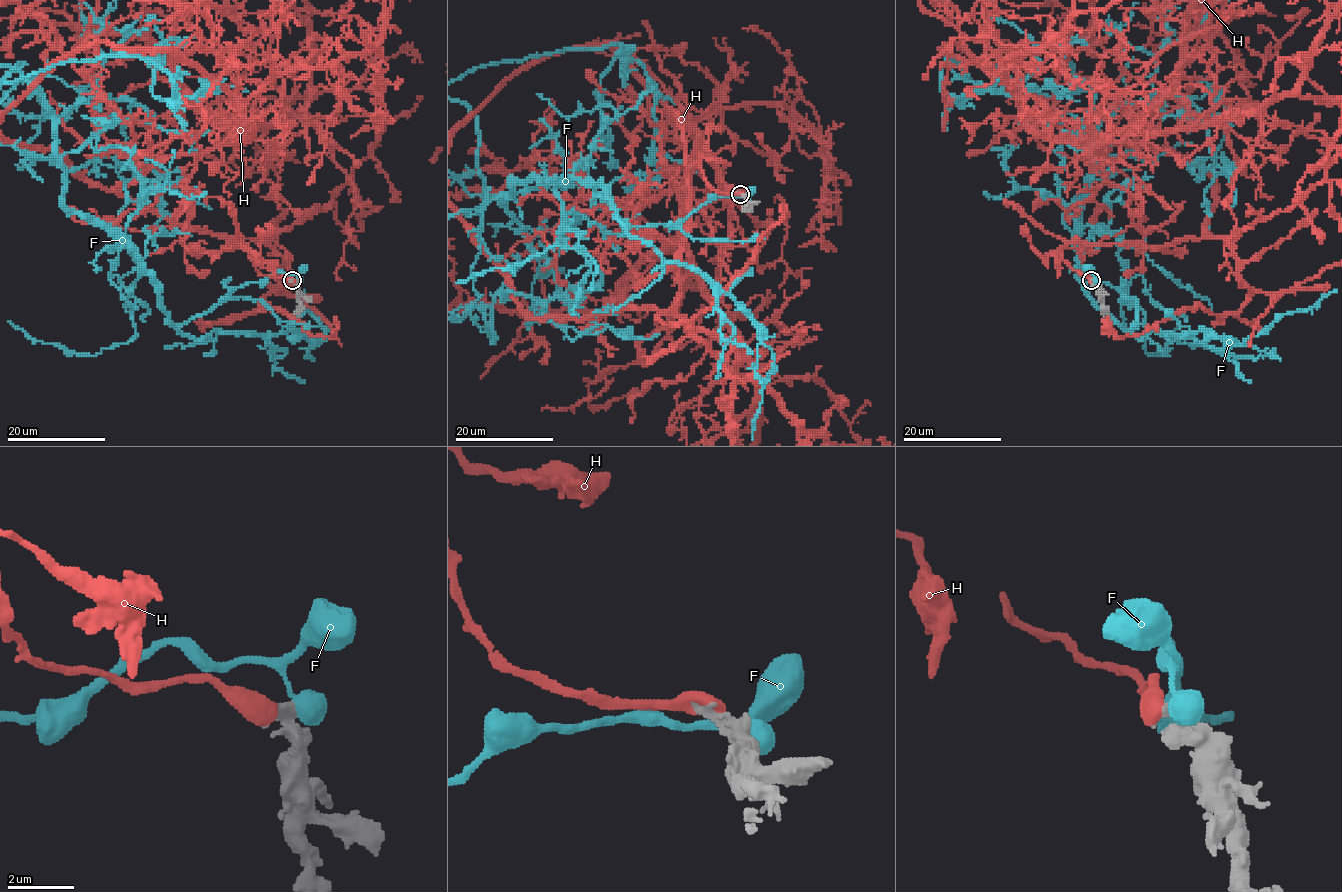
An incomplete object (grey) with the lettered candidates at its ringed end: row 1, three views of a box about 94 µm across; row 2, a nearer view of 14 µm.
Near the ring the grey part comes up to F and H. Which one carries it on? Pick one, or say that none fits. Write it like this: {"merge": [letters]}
{"merge": ["H"]}

